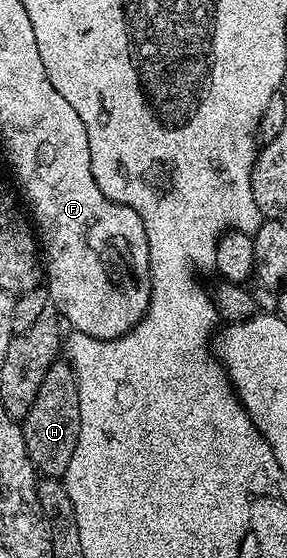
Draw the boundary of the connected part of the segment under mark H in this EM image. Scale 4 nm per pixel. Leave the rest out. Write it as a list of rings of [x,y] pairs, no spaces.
[[[57,360],[45,372],[45,380],[41,380],[41,388],[37,392],[37,400],[33,408],[22,419],[25,448],[29,452],[31,462],[38,473],[44,477],[61,478],[73,460],[73,448],[77,448],[77,432],[79,431],[79,385],[75,379],[75,369],[66,360]]]

